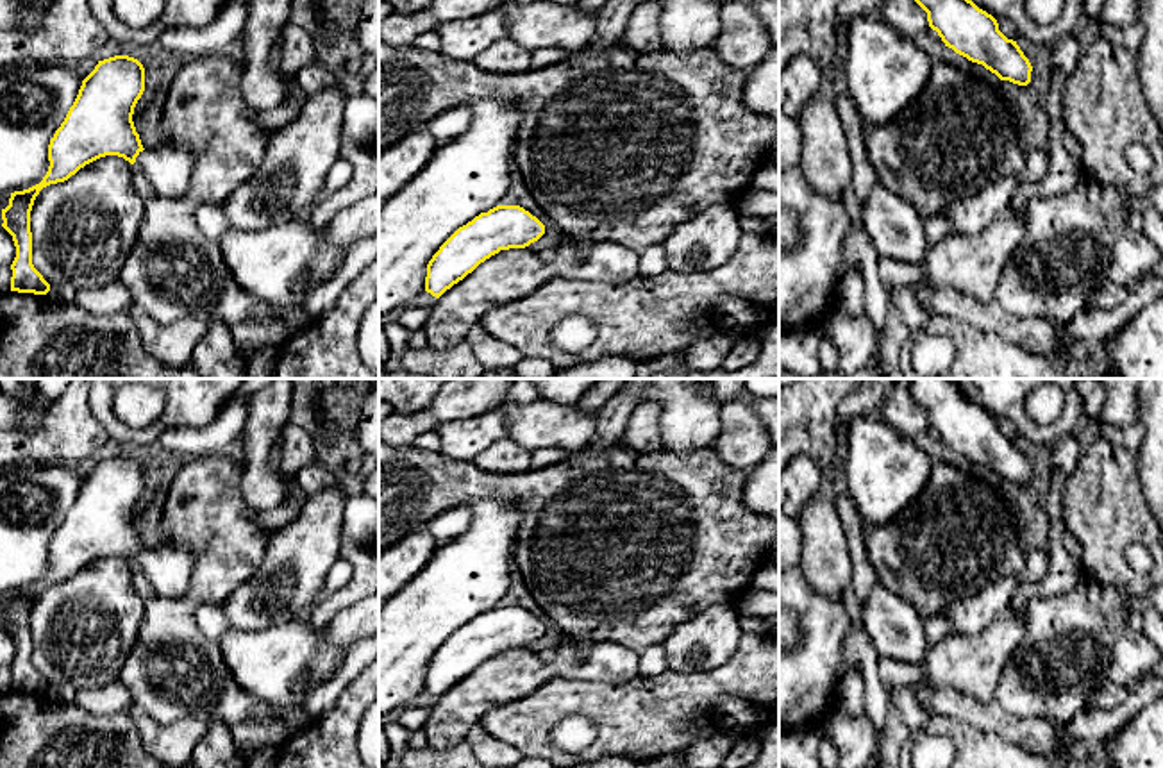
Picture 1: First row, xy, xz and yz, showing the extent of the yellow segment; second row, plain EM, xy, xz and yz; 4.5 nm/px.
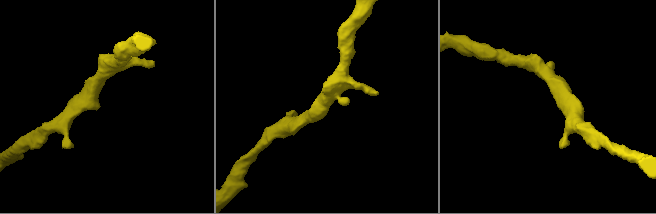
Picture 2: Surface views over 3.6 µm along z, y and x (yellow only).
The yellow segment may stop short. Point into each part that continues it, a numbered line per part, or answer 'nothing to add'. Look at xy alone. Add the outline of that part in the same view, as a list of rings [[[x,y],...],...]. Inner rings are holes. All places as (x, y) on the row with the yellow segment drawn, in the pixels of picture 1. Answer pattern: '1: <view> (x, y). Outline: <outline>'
1: xy (168, 166). Outline: [[[180,145],[145,148],[136,157],[138,166],[152,182],[154,193],[168,198],[188,196],[193,171],[193,152]]]

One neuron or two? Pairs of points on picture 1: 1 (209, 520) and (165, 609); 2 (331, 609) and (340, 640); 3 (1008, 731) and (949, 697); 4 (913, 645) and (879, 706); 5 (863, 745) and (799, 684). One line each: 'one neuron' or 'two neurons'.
1: one neuron
2: two neurons
3: one neuron
4: two neurons
5: two neurons

